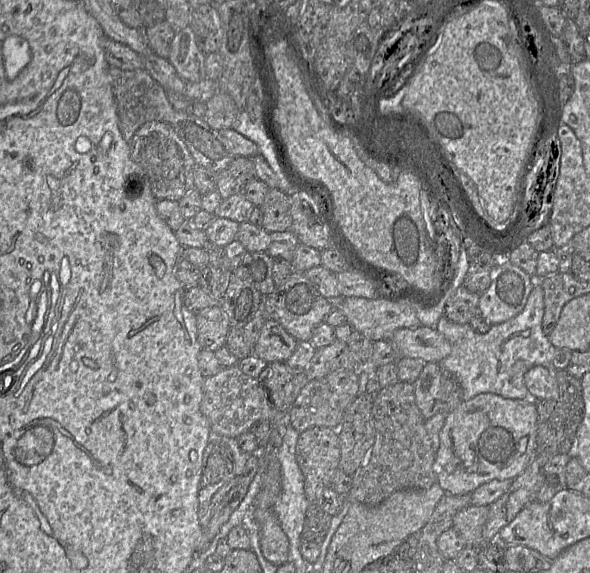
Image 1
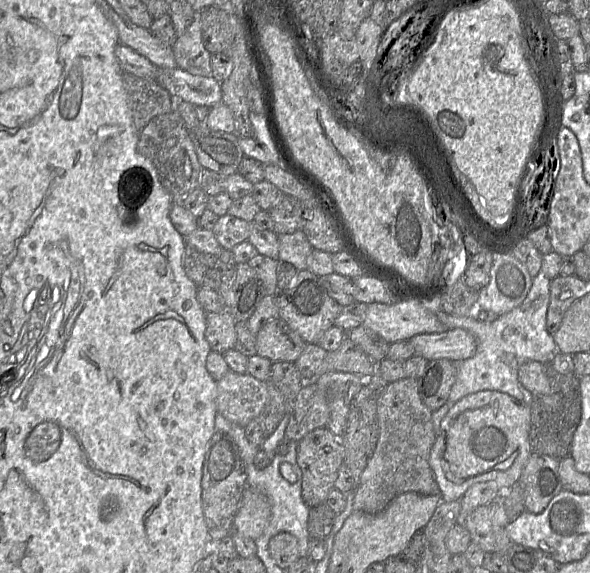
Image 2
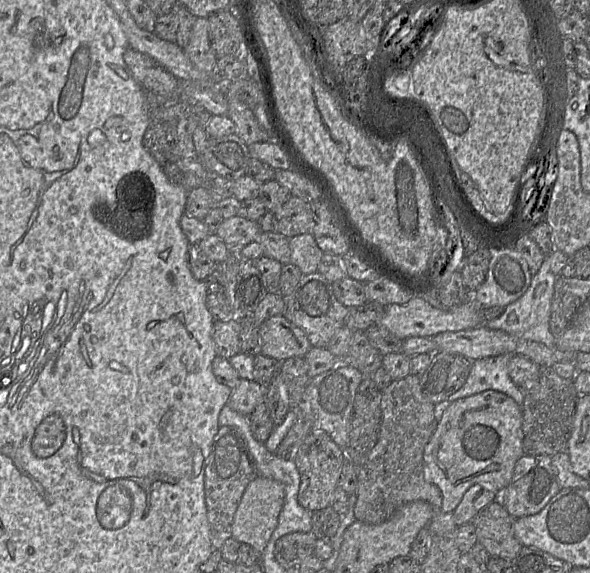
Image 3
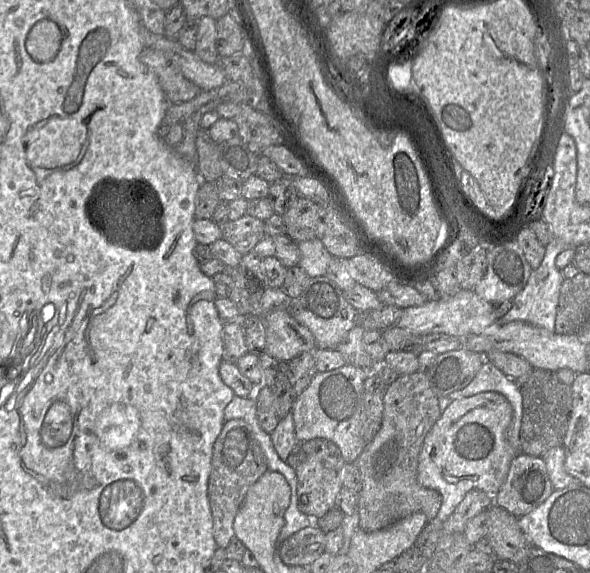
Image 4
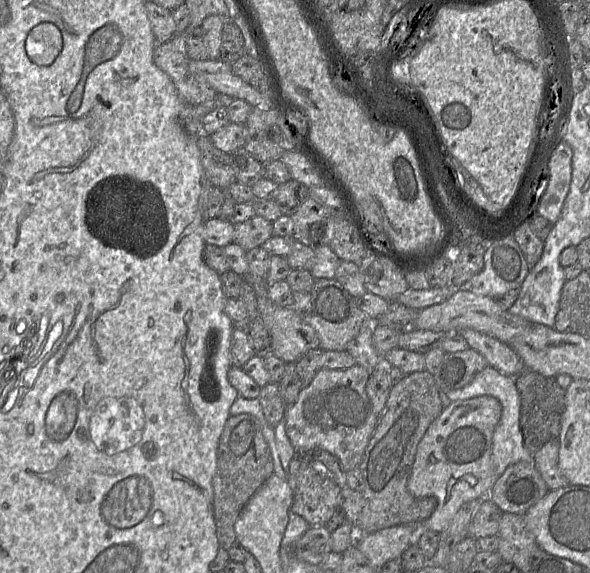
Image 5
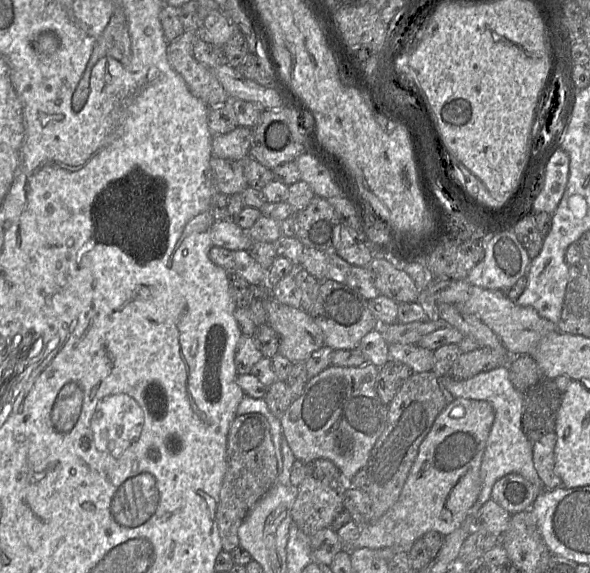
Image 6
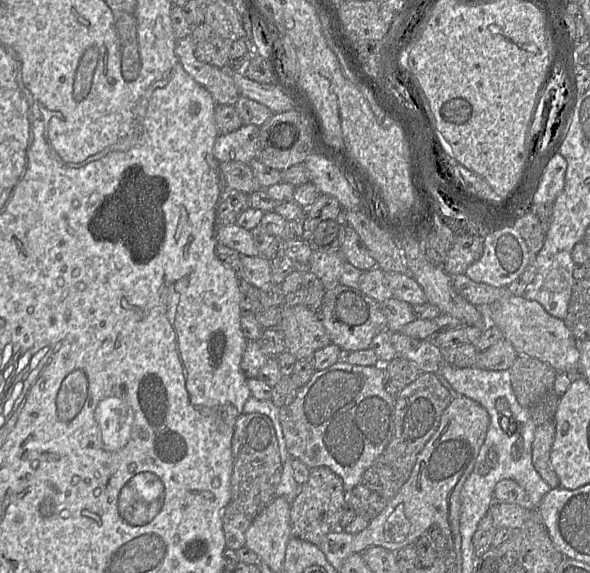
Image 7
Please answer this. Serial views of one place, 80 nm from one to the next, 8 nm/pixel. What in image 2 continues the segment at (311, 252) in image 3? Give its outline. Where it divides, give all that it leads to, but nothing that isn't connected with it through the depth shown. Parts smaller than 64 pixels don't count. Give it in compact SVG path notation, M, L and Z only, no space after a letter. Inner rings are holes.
M303 230L277 235L279 240L278 260L291 263L298 271L307 269L307 258L314 248Z

